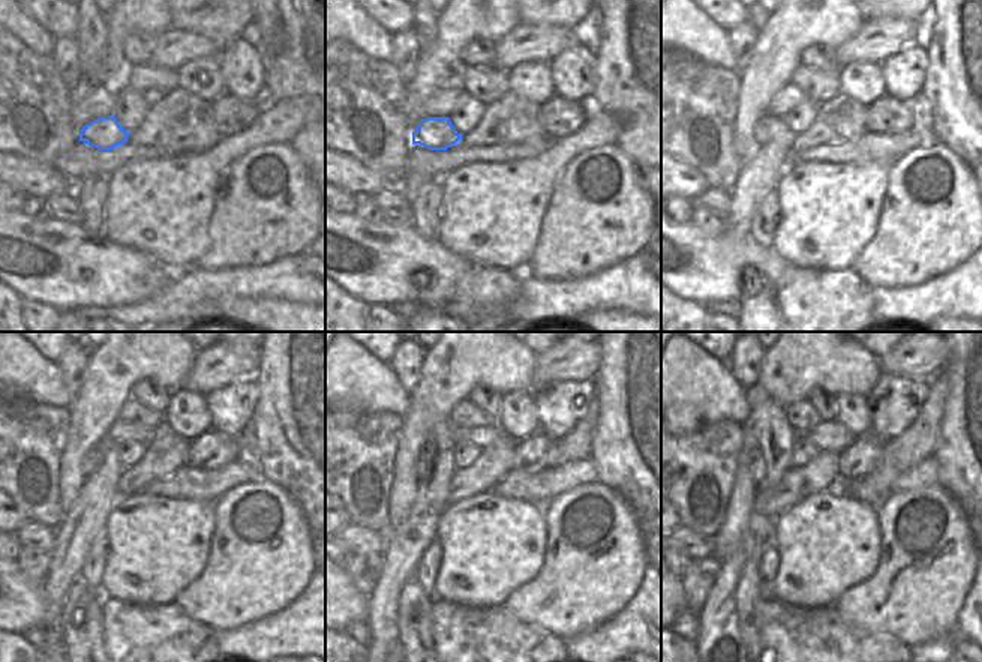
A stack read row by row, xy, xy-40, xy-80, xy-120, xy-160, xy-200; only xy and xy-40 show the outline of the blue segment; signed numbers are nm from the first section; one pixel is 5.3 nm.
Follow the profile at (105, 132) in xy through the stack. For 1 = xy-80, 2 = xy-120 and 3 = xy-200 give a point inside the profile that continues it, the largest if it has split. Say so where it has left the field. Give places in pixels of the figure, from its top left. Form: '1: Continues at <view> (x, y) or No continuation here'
1: Continues at xy-80 (765, 128)
2: Continues at xy-120 (90, 463)
3: Continues at xy-200 (757, 464).

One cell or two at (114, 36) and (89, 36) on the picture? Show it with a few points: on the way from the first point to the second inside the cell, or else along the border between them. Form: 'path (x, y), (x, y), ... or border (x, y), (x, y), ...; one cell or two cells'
border (105, 15), (105, 66), (110, 71); two cells

